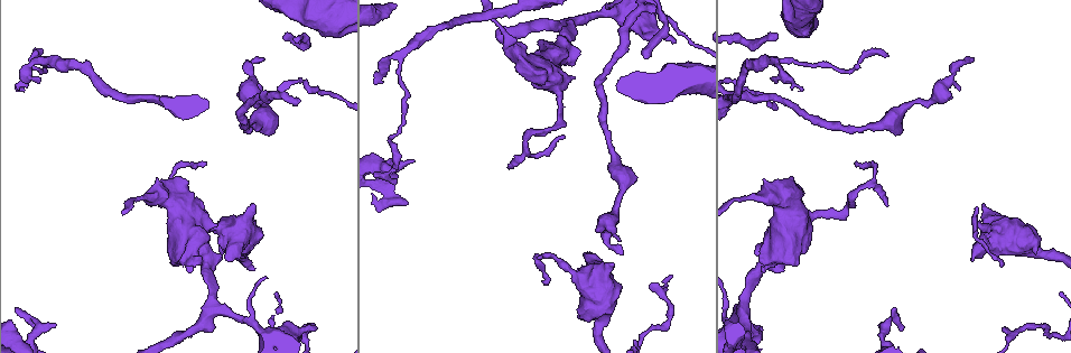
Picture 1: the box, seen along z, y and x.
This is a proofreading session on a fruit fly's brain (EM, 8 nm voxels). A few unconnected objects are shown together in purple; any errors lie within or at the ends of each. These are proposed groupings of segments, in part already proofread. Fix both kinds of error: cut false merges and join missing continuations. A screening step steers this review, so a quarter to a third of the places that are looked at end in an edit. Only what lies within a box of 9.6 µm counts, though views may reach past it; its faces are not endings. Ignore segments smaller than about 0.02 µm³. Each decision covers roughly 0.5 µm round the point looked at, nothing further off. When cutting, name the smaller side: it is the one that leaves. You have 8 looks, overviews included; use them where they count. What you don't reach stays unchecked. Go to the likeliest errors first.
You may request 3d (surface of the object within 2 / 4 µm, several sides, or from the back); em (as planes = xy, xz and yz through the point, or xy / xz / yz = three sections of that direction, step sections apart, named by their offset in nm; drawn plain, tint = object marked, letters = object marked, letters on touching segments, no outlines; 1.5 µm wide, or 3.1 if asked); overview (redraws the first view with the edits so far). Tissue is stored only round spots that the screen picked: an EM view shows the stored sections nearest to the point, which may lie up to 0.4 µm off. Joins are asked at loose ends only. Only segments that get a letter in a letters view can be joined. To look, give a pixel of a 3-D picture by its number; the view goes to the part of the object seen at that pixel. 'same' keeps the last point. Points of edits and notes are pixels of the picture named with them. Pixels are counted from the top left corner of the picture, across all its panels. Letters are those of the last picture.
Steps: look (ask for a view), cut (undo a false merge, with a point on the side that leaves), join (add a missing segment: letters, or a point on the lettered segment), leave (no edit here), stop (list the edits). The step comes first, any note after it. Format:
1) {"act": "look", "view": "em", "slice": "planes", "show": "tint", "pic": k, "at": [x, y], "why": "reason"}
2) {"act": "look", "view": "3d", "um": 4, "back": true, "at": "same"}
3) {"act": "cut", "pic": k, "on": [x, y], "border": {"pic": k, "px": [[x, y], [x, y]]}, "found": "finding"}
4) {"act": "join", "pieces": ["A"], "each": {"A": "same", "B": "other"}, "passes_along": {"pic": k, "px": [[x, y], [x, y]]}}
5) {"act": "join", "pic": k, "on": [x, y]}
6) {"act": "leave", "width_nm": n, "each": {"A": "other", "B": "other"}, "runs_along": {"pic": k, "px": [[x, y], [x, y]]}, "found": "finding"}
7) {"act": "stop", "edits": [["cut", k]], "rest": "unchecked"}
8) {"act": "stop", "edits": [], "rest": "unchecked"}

{"act": "look", "view": "3d", "um": 4, "pic": 1, "at": [571, 269], "why": "thick turns thin"}

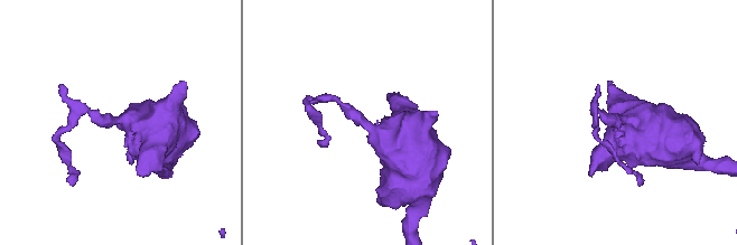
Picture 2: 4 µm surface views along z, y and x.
{"act": "look", "view": "em", "slice": "xz", "step": 8, "show": "tint", "pic": 2, "at": [112, 123], "why": "shape alone is not enough"}

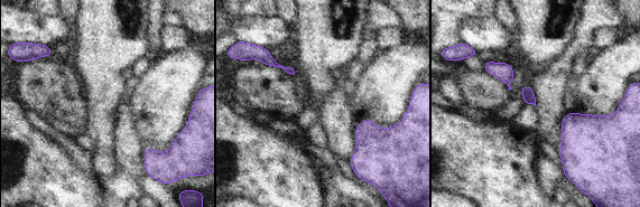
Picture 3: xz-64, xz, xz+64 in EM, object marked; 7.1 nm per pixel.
{"act": "look", "view": "em", "slice": "xy", "step": 4, "show": "letters", "at": "same"}

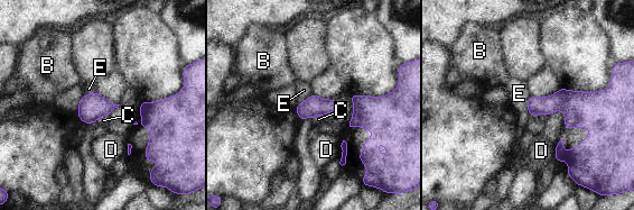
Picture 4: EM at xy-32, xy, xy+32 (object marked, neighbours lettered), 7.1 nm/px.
{"act": "leave", "each": {"B": "other", "C": "other", "D": "other", "E": "other"}, "found": "continuous, no second neuron"}

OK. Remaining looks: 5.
{"act": "look", "view": "em", "slice": "xy", "step": 4, "show": "letters", "pic": 1, "at": [800, 89], "why": "thin end"}

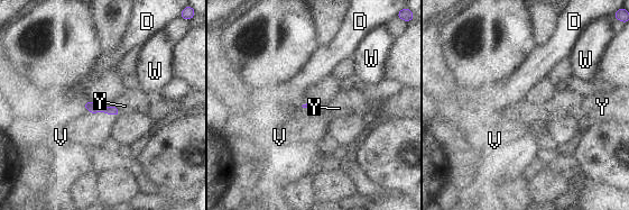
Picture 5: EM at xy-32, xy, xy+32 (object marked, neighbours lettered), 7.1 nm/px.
{"act": "look", "view": "em", "slice": "planes", "show": "letters", "at": "same", "why": "another direction"}

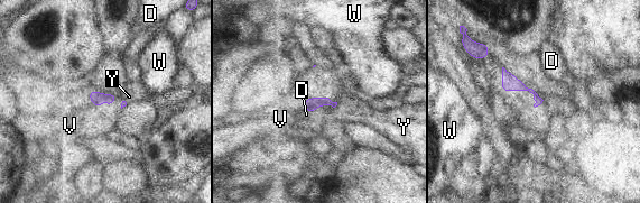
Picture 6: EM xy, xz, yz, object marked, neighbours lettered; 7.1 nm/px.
{"act": "leave", "each": {"D": "other", "V": "other", "W": "other", "Y": "other"}, "border": {"pic": 6, "px": [[304, 107], [312, 112]]}, "found": "no lettered segment goes on from it"}

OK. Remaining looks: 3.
{"act": "look", "view": "em", "slice": "planes", "show": "plain", "pic": 1, "at": [669, 318], "why": "sharp bend"}

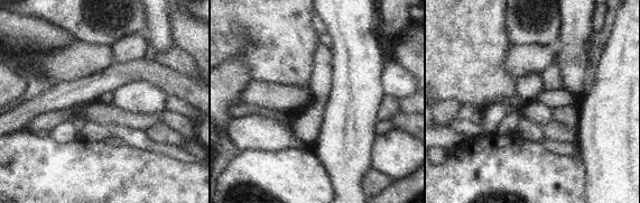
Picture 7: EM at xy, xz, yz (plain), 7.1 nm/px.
{"act": "look", "view": "em", "slice": "planes", "show": "letters", "at": "same", "why": "see the neighbours"}

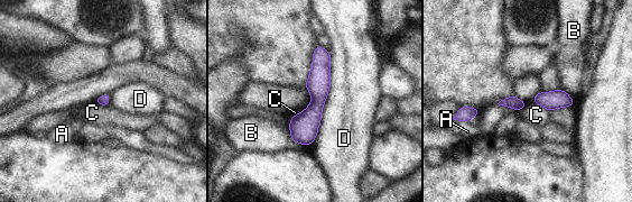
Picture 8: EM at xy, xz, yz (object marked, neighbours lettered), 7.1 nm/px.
{"act": "leave", "each": {"A": "other", "B": "other", "C": "other", "D": "other"}, "border": {"pic": 8, "px": [[531, 101], [542, 106], [549, 112]]}, "found": "one neuron here"}

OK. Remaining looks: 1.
{"act": "stop", "edits": [], "rest": "unchecked"}

